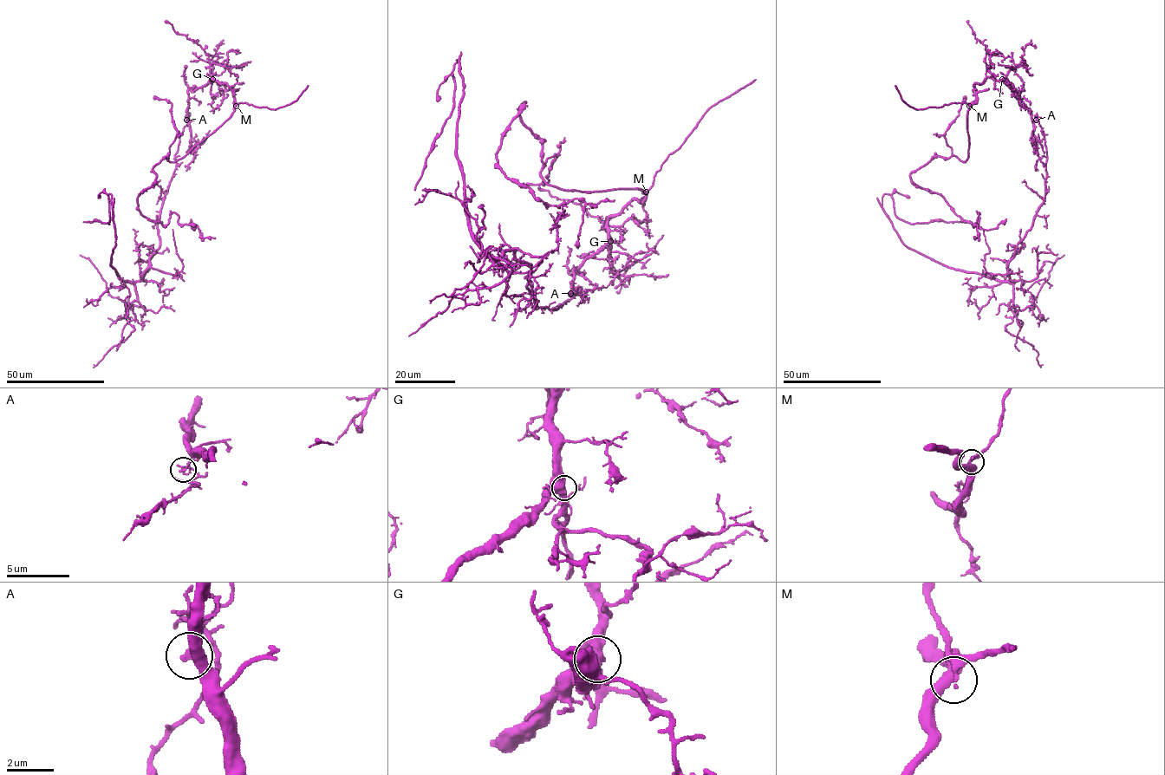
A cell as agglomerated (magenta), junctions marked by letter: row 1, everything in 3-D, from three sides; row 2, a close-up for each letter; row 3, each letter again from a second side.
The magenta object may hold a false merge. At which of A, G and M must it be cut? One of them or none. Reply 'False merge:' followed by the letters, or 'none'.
False merge: A

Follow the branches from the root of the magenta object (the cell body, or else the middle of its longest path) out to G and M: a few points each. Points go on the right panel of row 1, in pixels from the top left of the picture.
G: (1039, 121), (1038, 117), (1036, 120), (1032, 119), (1031, 110), (1021, 100), (1021, 90), (1016, 91), (1002, 79)
M: (1039, 121), (1021, 100), (1021, 90), (991, 77), (974, 84), (975, 99), (969, 106)

